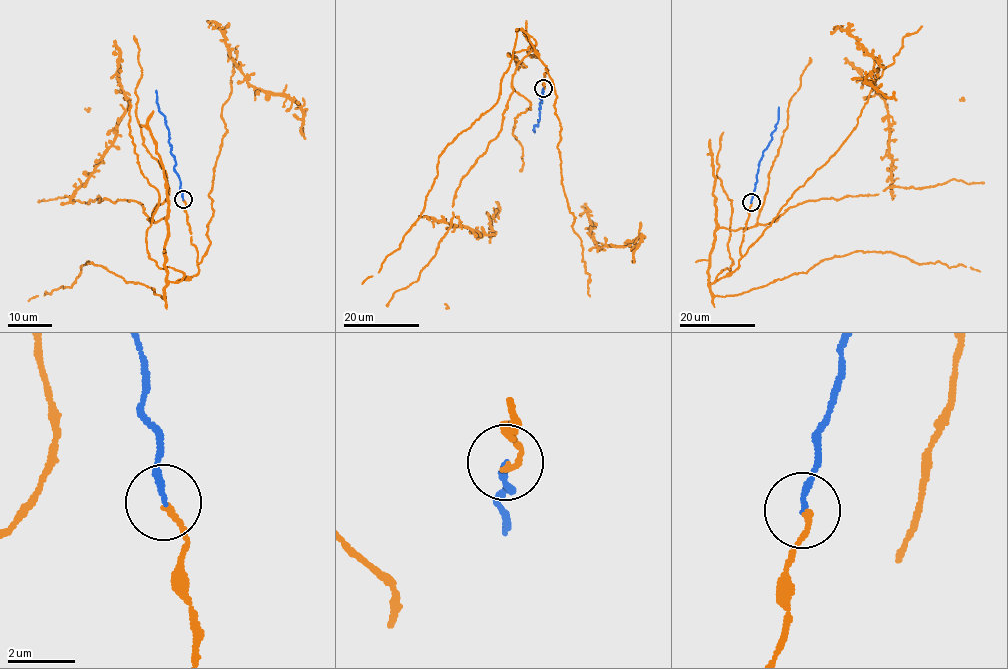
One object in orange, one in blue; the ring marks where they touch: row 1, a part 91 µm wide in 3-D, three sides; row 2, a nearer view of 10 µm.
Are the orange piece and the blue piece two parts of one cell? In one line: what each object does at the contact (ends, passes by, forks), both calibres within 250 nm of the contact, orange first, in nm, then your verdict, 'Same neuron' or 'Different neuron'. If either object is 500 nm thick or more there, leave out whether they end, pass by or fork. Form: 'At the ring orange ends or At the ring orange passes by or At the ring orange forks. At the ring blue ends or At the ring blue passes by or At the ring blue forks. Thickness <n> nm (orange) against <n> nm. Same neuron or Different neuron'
At the ring orange ends. At the ring blue ends. Thickness 170 nm (orange) against 150 nm. Same neuron

